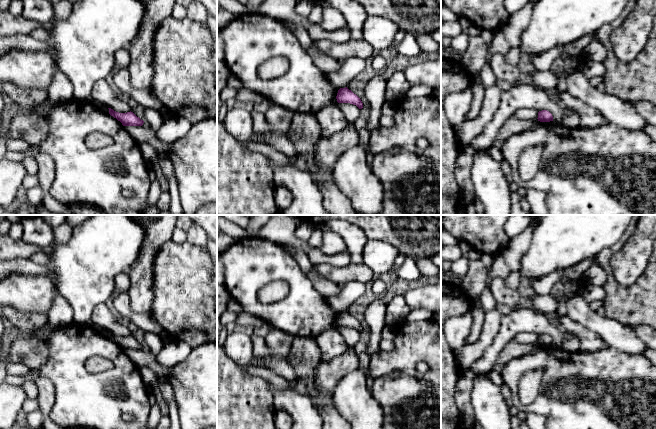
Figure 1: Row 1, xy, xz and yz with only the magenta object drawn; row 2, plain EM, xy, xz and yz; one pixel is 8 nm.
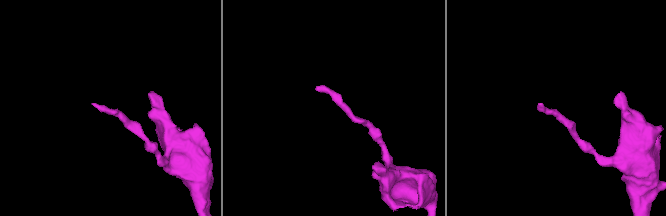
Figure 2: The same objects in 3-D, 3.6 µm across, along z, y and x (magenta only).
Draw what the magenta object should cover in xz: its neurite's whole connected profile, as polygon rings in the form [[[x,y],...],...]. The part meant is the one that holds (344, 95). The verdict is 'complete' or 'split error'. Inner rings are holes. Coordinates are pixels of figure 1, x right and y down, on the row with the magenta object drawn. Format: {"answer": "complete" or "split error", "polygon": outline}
{"answer": "complete", "polygon": [[[347,87],[340,88],[338,90],[336,99],[338,103],[350,103],[356,105],[359,109],[363,108],[363,103],[361,99]]]}

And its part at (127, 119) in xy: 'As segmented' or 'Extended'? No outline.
As segmented

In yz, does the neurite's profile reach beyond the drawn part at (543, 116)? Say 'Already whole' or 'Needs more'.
Already whole

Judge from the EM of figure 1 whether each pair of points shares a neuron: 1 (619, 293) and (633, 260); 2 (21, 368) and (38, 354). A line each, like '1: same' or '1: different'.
1: different
2: different

